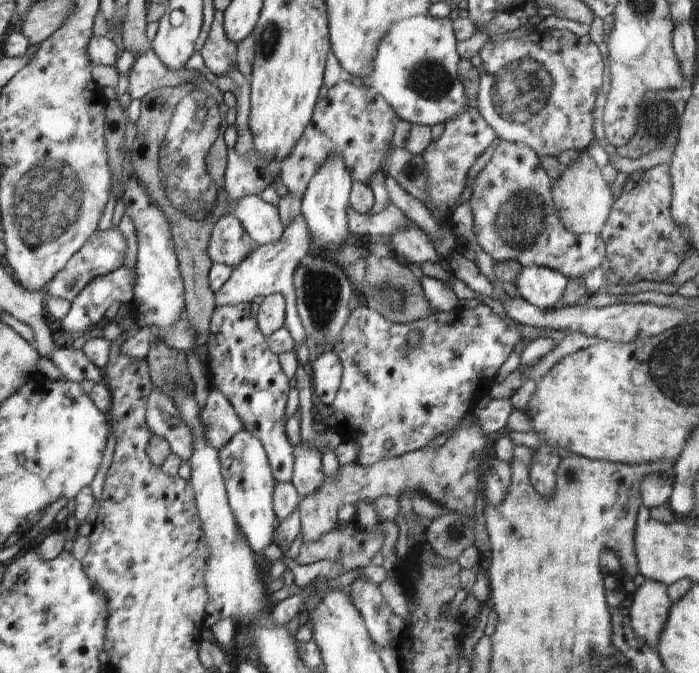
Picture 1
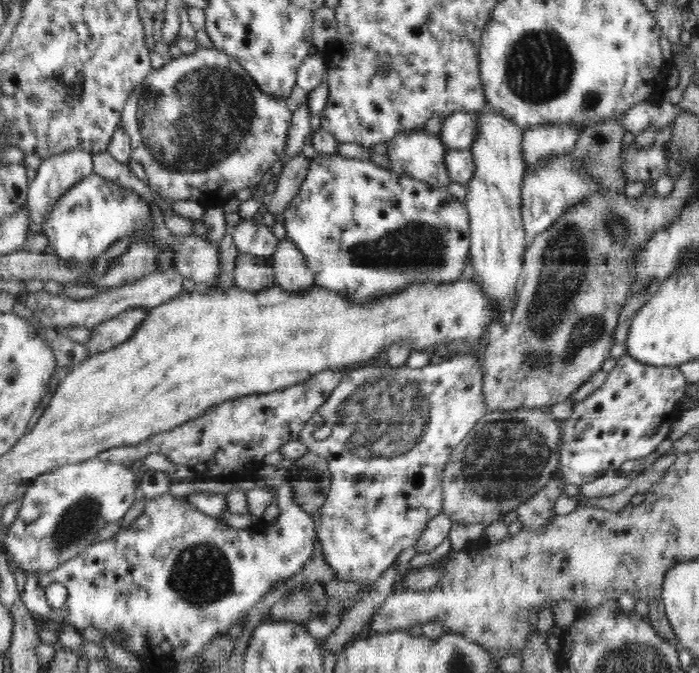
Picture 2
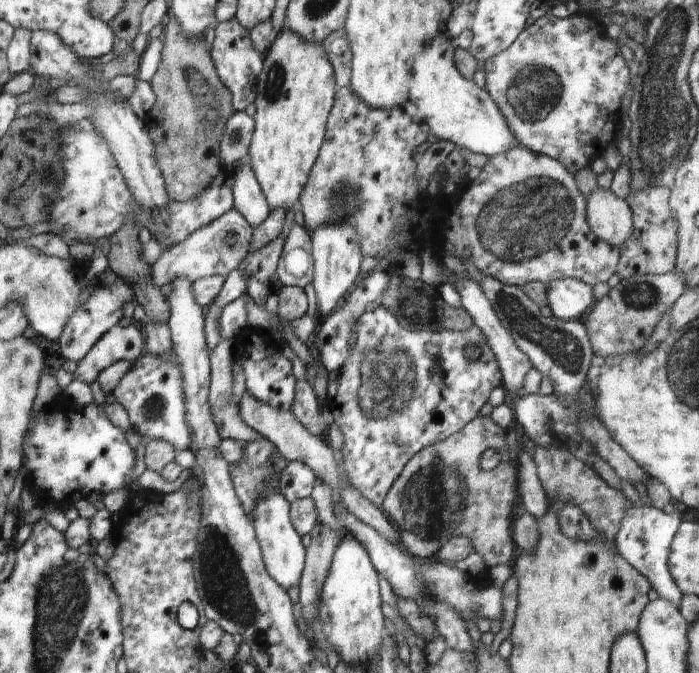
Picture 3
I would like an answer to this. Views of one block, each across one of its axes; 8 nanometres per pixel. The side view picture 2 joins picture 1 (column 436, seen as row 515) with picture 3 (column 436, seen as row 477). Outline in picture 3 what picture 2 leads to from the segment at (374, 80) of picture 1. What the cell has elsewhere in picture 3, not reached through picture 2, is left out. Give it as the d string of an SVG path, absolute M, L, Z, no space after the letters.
M447 32L428 42L426 48L412 58L412 76L408 78L408 101L424 115L429 132L438 140L454 142L470 152L496 156L518 145L500 108L484 88L465 79L456 68L455 41Z

